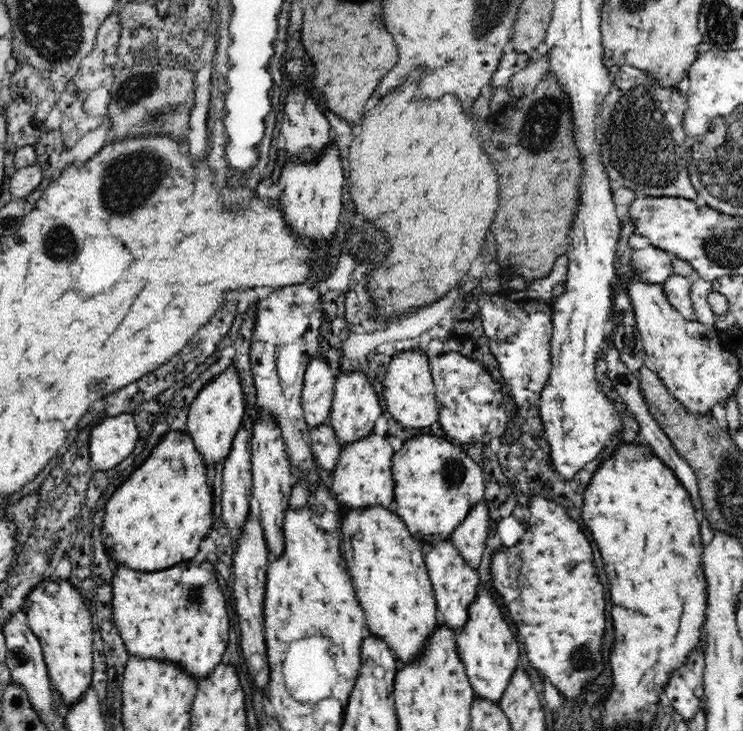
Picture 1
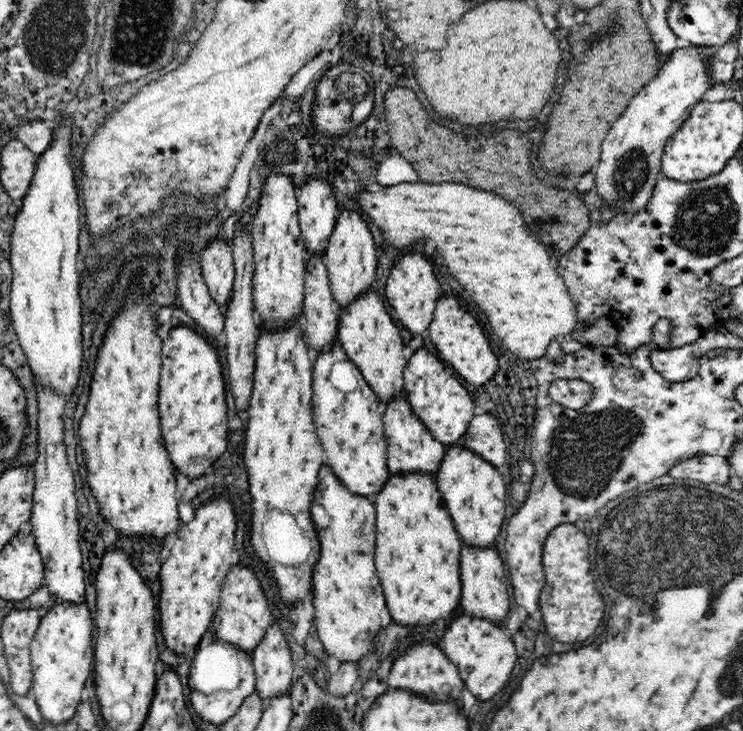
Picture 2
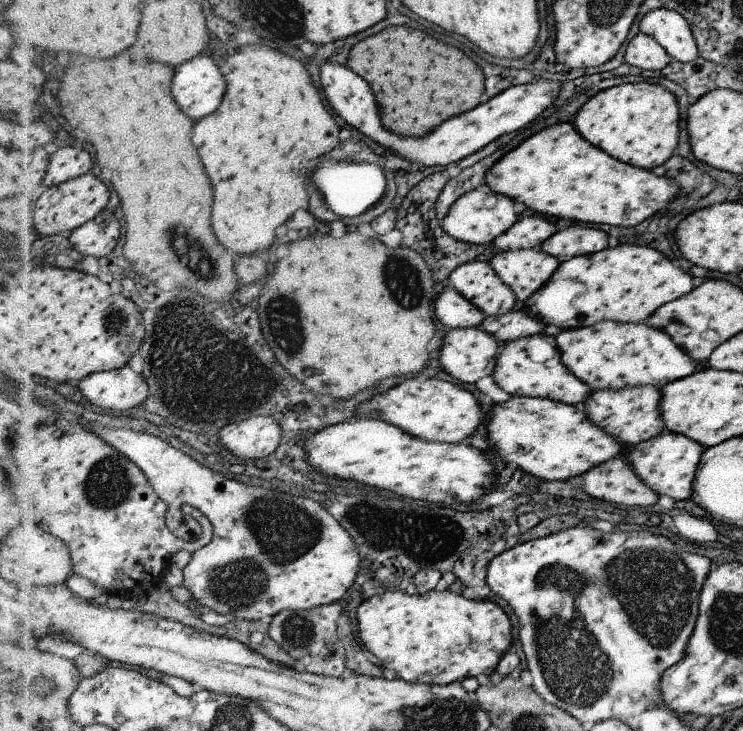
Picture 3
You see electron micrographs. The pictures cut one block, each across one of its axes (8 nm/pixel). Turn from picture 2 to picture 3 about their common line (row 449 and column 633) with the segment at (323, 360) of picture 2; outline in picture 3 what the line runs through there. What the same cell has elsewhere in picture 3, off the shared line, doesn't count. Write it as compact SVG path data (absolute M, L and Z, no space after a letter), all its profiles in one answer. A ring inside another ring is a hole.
M602 321L592 326L556 331L554 337L558 341L558 348L561 348L562 364L578 380L589 384L592 392L644 385L661 388L690 376L698 369L692 364L693 357L669 333L663 329L650 328L645 322Z

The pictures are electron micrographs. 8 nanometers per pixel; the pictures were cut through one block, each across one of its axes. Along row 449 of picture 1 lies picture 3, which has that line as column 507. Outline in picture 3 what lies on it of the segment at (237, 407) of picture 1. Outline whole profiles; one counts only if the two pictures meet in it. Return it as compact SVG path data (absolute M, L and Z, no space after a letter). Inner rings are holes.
M482 184L474 190L470 190L470 192L462 194L452 204L448 214L444 217L442 230L456 240L473 245L488 246L498 236L509 231L517 223L516 220L518 220L518 216L514 212L514 200L509 196L502 196L497 192L492 192L489 186Z

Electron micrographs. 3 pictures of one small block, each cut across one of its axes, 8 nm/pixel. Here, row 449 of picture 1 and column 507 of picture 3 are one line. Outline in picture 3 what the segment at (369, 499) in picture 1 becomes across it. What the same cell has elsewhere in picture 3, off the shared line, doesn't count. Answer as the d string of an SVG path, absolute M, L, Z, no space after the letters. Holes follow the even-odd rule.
M552 332L550 338L544 338L544 334L534 334L503 344L500 348L500 354L497 356L497 366L492 377L496 384L510 395L540 397L564 404L579 406L592 394L592 389L589 387L589 384L586 384L583 380L578 380L578 377L574 376L574 373L571 373L565 364L562 364L561 352L558 352L558 348L556 348L554 332ZM530 340L540 340L538 358L548 348L554 348L554 356L550 356L544 362L540 362L540 360L536 362L534 360L536 352L532 354L528 350Z

